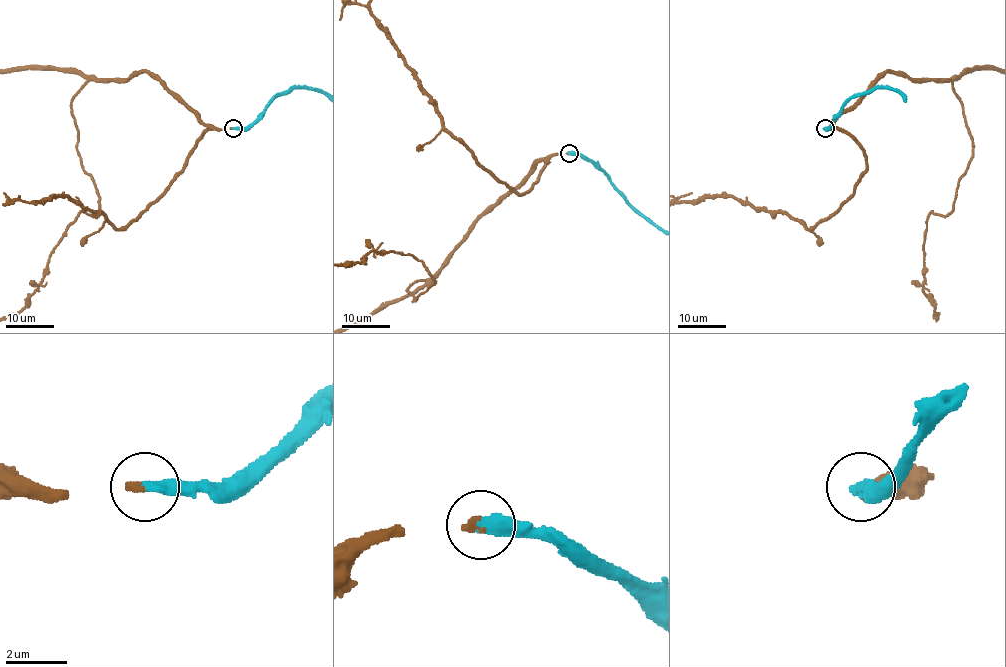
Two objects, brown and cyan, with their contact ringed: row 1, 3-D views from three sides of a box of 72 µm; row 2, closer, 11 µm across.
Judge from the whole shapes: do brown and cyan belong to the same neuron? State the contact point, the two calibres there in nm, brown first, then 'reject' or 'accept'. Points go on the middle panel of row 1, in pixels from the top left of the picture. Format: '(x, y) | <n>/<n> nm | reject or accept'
(569, 153) | 220/440 nm | accept

